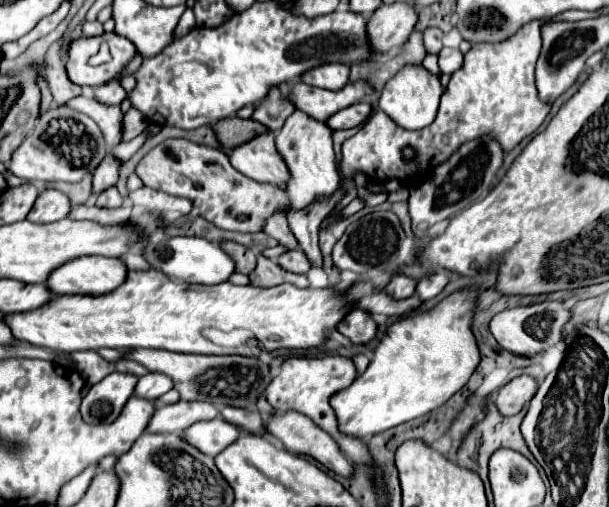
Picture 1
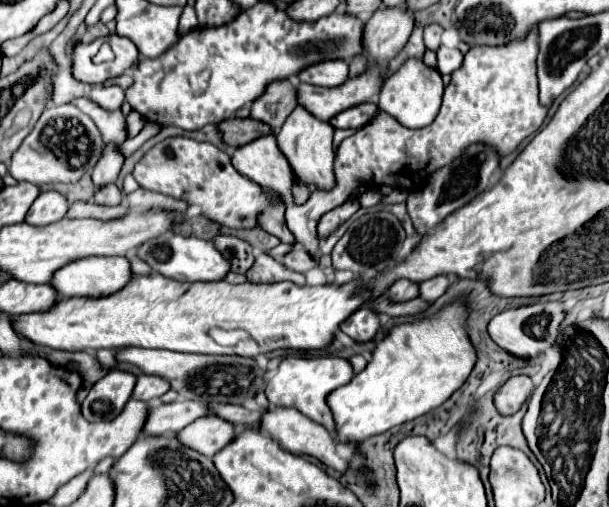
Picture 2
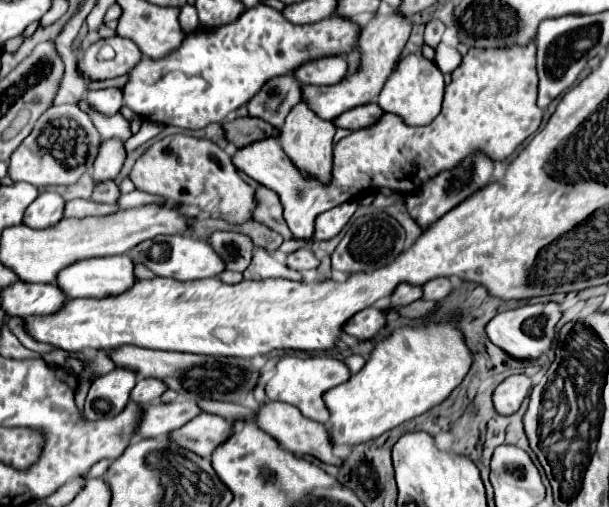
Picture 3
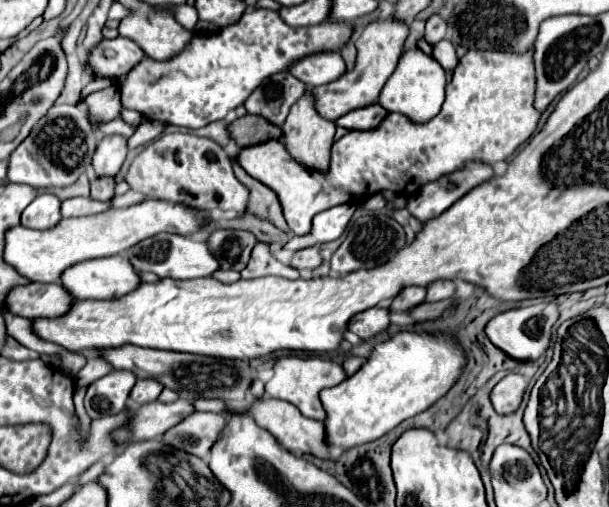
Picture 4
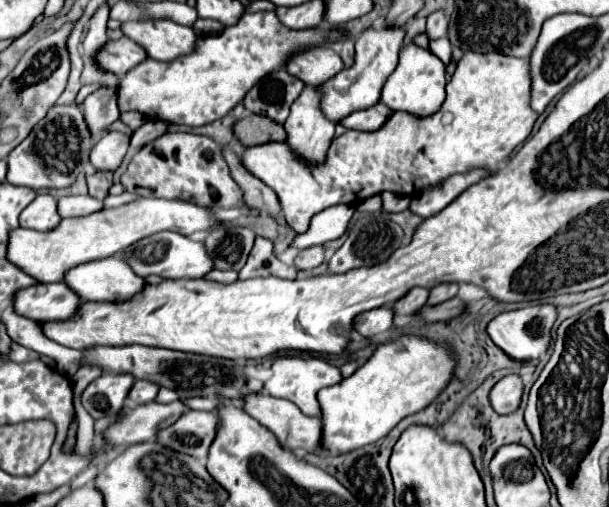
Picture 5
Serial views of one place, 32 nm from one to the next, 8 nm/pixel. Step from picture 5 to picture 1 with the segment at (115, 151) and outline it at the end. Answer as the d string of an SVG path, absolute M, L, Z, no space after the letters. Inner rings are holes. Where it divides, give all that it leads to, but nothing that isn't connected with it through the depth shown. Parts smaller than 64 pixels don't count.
M106 154L104 156L104 160L96 166L96 170L94 170L94 194L96 192L102 192L102 188L110 188L110 186L114 186L116 184L116 180L118 180L118 168L120 168L120 160L114 156L114 154Z

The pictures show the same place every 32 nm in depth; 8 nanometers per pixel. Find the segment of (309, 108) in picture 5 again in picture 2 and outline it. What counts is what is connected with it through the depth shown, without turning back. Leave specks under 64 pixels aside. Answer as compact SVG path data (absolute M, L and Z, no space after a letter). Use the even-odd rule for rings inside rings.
M302 106L292 110L292 114L286 118L284 126L276 134L280 150L284 152L284 156L288 156L288 162L292 164L292 168L298 176L298 184L294 188L294 196L296 196L298 204L304 202L308 198L308 192L312 192L316 188L324 188L324 190L332 188L332 184L334 184L332 136L334 136L334 126L330 122L318 120Z

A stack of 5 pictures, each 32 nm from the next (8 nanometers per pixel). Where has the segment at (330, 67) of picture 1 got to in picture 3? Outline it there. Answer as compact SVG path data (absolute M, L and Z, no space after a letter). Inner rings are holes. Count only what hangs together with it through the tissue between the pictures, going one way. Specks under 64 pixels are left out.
M324 56L316 60L308 60L294 70L294 78L302 84L326 86L336 84L346 76L346 60L342 56Z

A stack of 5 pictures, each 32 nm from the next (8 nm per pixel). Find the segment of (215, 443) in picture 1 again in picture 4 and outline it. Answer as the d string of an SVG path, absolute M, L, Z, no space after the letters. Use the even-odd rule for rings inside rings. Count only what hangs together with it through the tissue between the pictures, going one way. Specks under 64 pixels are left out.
M192 412L174 428L166 430L164 444L194 454L208 462L208 452L224 430L224 416L214 412Z

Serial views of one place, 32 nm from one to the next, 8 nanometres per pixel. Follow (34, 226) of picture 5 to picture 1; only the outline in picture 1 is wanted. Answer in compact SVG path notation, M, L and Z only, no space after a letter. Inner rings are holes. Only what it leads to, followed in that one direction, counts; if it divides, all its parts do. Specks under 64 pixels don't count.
M42 190L28 212L28 220L36 224L50 224L54 220L62 220L70 212L70 200L66 194L58 190Z

